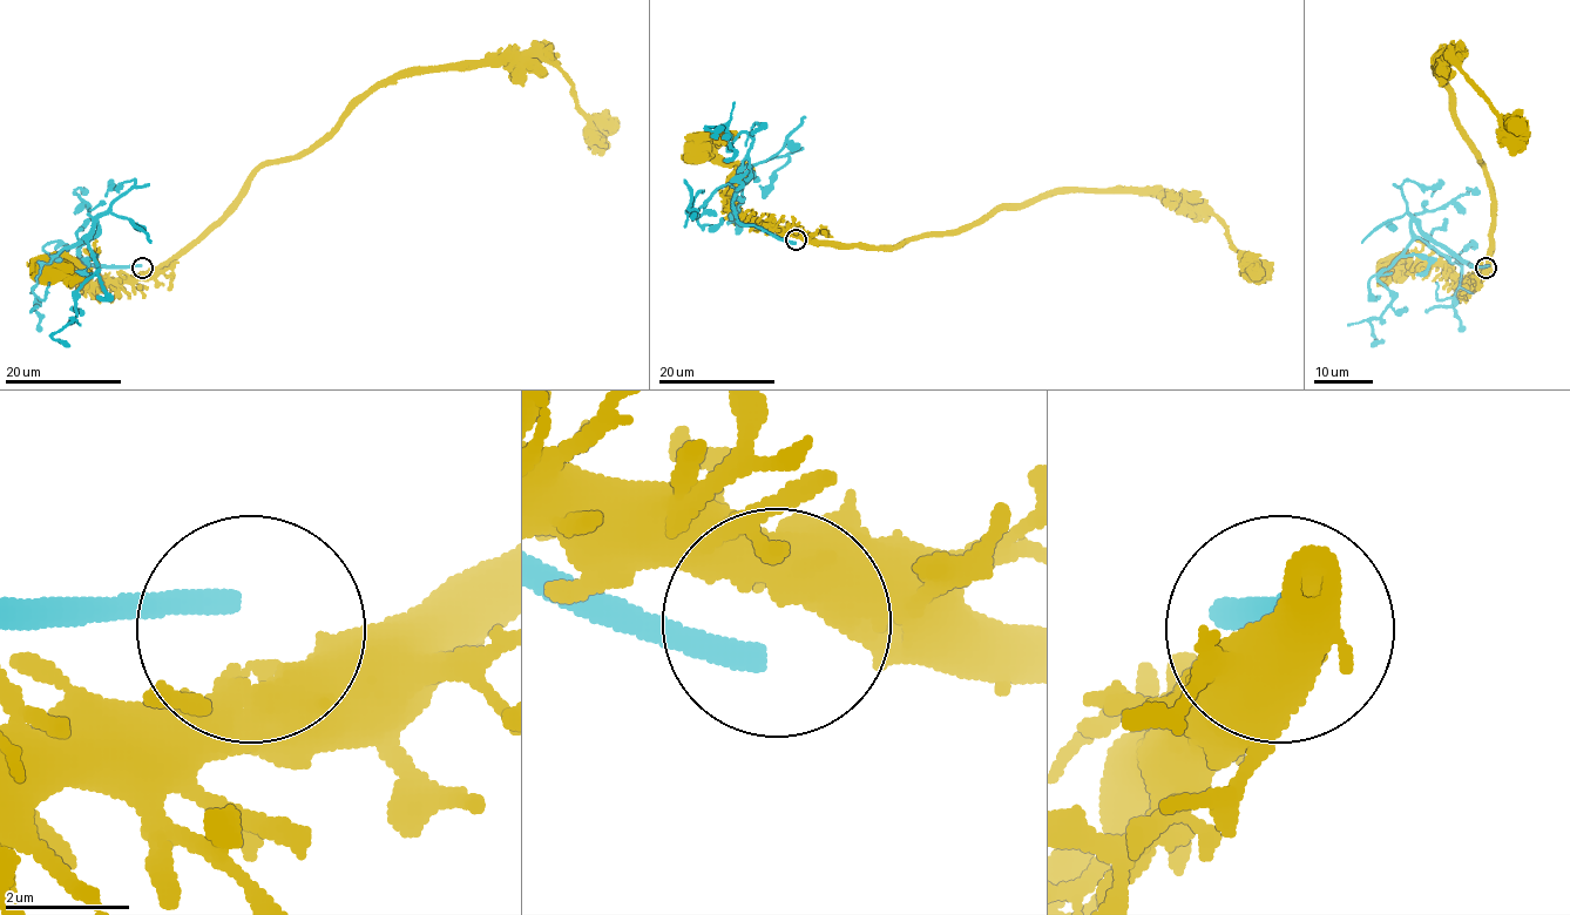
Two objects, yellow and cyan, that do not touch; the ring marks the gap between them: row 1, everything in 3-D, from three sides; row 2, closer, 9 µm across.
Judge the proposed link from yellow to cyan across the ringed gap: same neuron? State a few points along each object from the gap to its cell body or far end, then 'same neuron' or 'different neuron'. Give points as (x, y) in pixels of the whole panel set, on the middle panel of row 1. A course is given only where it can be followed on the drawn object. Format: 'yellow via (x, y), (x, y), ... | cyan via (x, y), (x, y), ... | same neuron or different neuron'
yellow via (796, 237), (745, 221), (730, 207), (733, 167), (701, 147) | cyan via (794, 242), (738, 218), (752, 139), (742, 131), (730, 147), (724, 124), (705, 127), (723, 126) | different neuron

